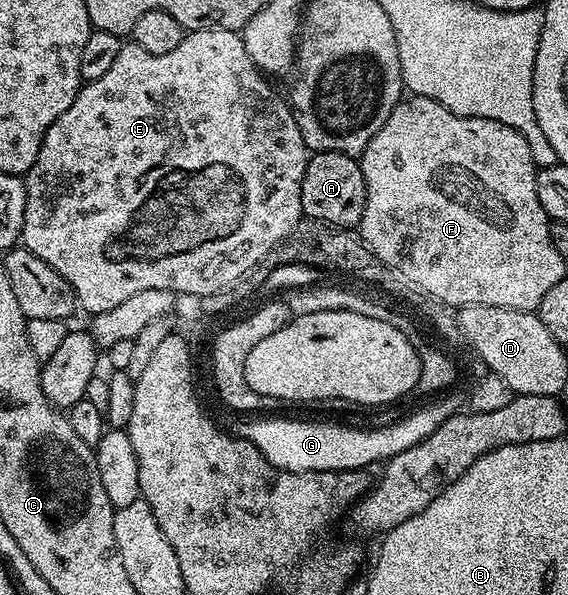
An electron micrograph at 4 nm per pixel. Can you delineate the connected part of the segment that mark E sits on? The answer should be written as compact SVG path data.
M192 29L184 32L181 39L181 47L176 47L173 51L168 51L165 55L149 55L149 51L145 51L145 47L134 43L124 43L121 51L117 51L117 59L113 62L113 67L109 67L109 71L105 71L105 75L101 75L101 79L93 79L86 82L80 88L79 93L73 99L73 103L60 117L55 120L53 127L49 127L49 131L45 131L45 139L41 143L41 151L37 151L37 159L33 163L33 167L25 175L25 184L27 186L27 198L25 199L25 223L23 224L23 235L21 238L22 248L28 249L33 255L37 255L37 259L45 259L45 263L49 263L49 267L53 267L53 271L57 271L57 275L61 275L61 279L65 279L71 285L71 290L75 292L75 299L80 310L84 309L87 315L96 313L104 313L119 304L125 303L125 299L137 295L137 291L153 291L154 289L164 289L176 295L188 293L193 299L200 299L209 295L211 292L217 291L223 287L225 283L232 282L237 275L248 270L253 264L257 263L274 244L283 237L293 232L300 218L303 217L303 208L301 207L301 183L305 179L305 167L309 150L305 139L301 139L301 131L295 122L295 115L291 111L290 104L286 100L283 101L277 94L271 90L271 85L267 81L268 78L253 63L253 59L249 59L249 51L245 51L245 43L239 33L233 31L213 31L212 29Z

